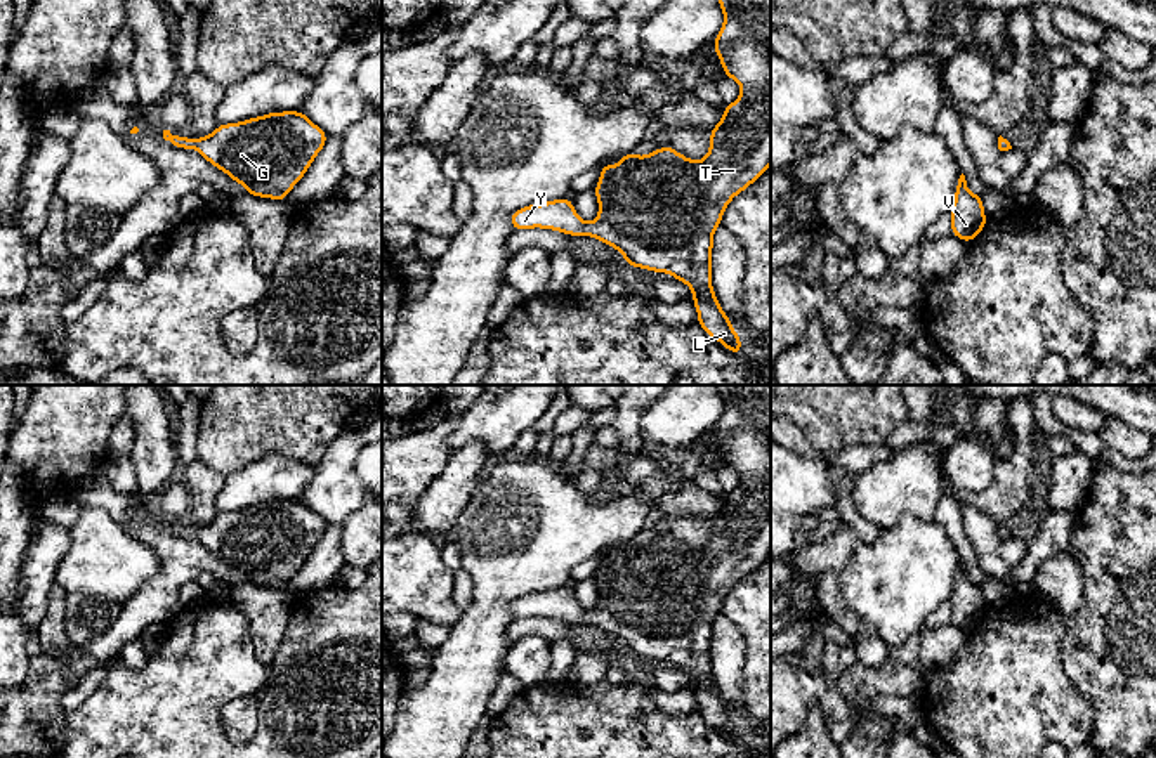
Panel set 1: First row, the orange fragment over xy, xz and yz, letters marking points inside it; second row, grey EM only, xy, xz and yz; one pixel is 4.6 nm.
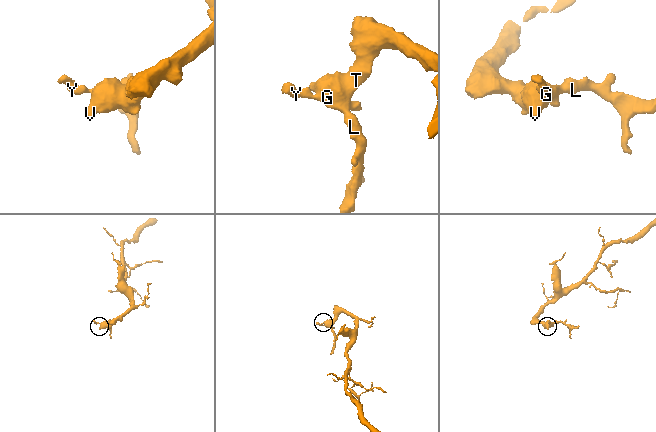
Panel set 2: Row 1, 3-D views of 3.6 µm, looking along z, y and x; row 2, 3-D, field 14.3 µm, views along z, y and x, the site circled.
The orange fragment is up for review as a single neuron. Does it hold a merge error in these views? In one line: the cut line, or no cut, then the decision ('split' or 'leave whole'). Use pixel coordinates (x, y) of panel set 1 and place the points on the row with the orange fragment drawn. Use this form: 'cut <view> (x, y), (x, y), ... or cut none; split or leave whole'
cut none; leave whole

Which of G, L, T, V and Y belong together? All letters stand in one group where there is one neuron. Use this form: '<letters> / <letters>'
G L T V Y

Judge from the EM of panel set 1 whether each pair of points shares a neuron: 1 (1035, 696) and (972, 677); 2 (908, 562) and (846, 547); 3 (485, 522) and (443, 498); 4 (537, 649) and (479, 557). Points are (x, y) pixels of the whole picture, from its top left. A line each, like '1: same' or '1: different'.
1: same
2: different
3: different
4: different

